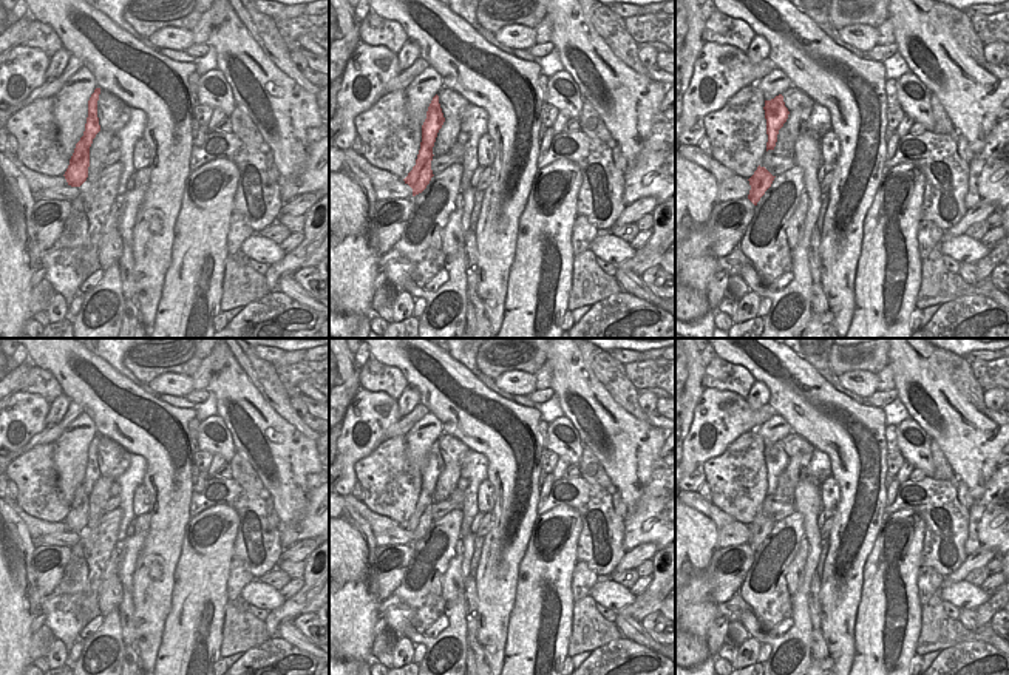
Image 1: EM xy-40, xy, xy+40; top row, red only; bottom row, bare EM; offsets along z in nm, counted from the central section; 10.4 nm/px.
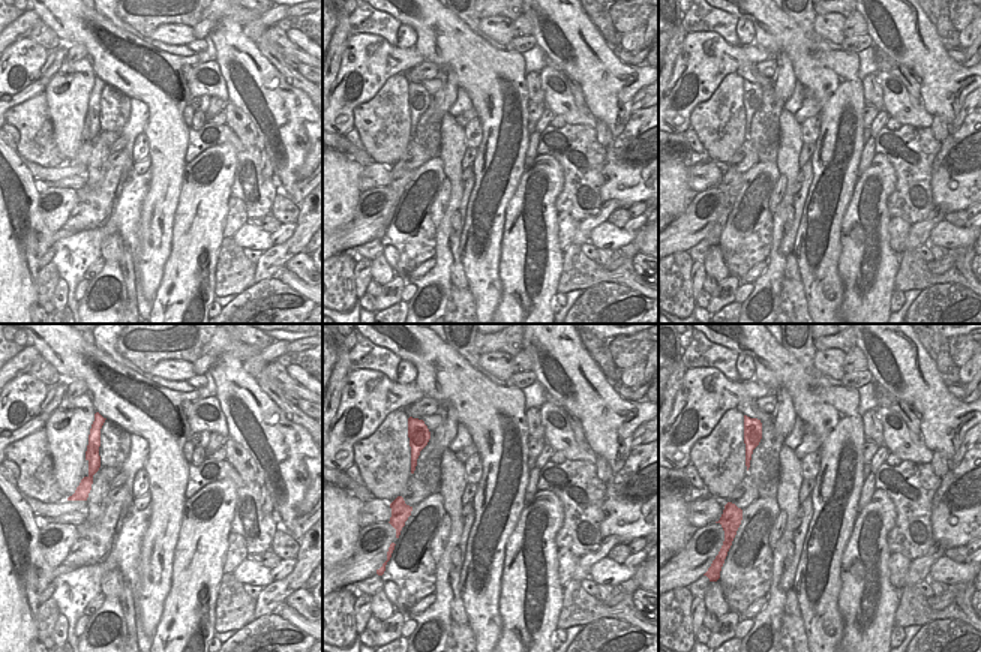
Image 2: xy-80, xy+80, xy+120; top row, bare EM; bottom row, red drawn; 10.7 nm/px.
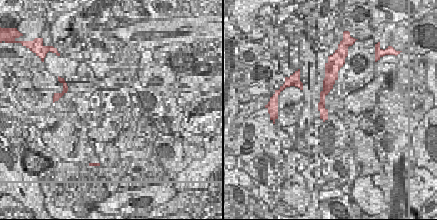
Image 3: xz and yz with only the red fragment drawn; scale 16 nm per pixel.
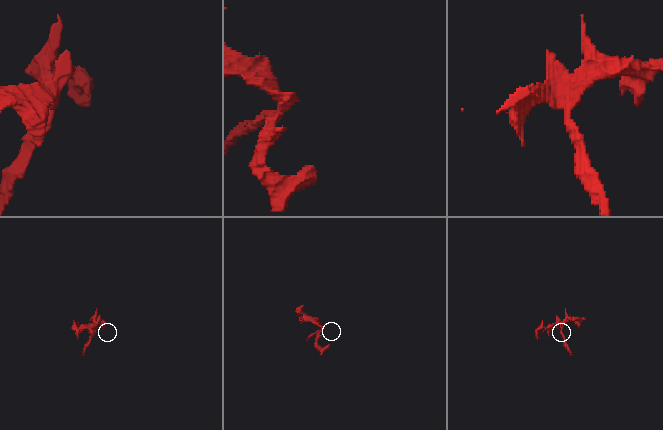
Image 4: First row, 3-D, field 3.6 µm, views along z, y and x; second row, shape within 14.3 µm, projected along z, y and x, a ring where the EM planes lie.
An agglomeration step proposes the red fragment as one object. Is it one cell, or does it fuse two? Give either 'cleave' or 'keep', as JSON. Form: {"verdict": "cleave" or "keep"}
{"verdict": "cleave"}

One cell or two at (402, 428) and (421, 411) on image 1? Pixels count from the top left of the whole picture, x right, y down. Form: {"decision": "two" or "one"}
{"decision": "one"}

